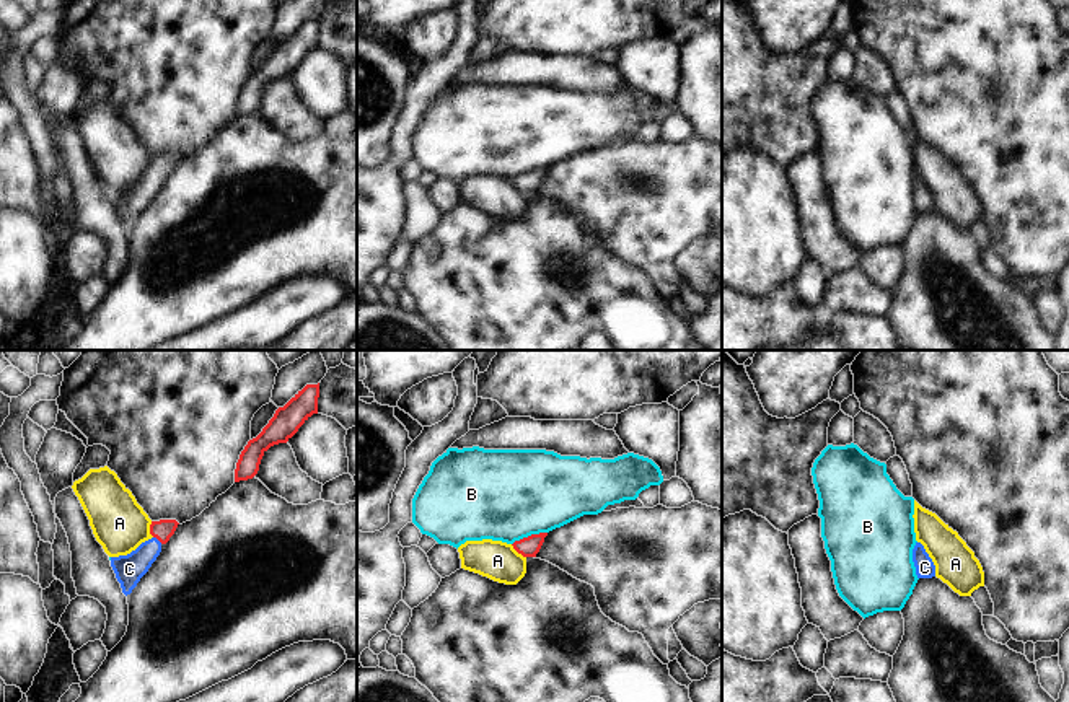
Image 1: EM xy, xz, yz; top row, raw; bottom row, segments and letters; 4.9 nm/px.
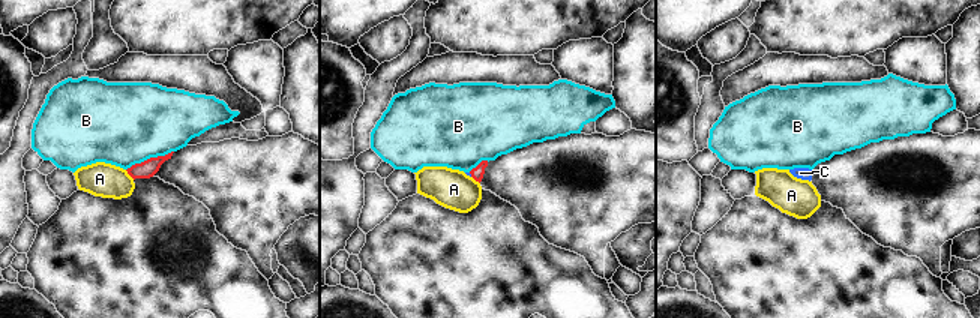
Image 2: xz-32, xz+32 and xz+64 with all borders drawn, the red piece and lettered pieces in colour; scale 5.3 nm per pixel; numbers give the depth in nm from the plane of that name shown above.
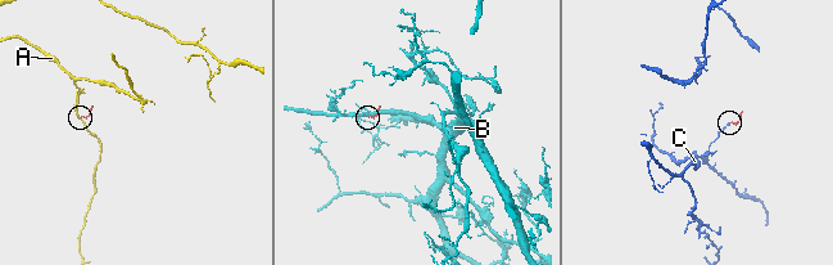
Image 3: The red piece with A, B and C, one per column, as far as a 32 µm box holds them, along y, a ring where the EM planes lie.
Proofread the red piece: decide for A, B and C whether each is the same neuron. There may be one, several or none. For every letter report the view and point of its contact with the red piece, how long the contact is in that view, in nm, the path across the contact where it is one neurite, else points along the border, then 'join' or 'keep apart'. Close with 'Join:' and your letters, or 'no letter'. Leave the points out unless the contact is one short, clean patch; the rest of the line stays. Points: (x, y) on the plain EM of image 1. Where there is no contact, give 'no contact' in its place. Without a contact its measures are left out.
A: contact xz (519, 188); length 100 nm; border xz (510, 179), (525, 193); keep apart
B: contact xz (528, 171); length 190 nm; border xz (546, 166), (523, 171), (512, 179); keep apart
C: contact xy (158, 175); length 60 nm; way xy (163, 165), (158, 175), (129, 204); join
Join: C

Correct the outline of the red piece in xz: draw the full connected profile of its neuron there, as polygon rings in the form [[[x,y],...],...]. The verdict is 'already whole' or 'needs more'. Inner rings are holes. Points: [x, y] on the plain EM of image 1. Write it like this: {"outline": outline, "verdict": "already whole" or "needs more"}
{"outline": [[[548,168],[531,169],[528,173],[515,176],[512,181],[523,192],[536,192],[546,171]]], "verdict": "already whole"}

